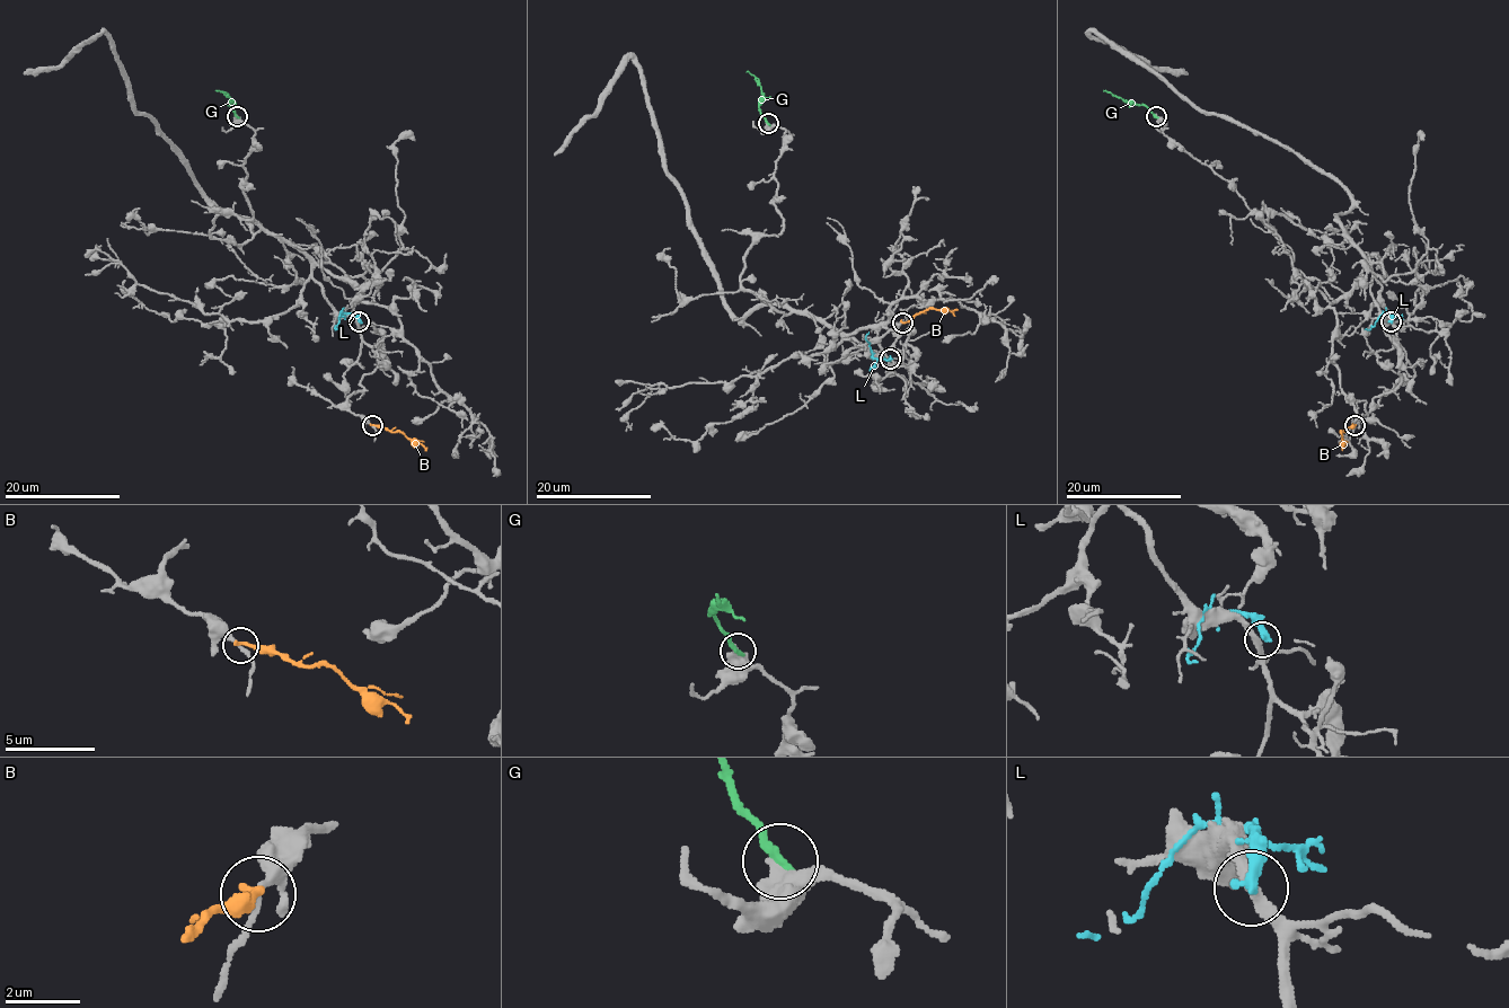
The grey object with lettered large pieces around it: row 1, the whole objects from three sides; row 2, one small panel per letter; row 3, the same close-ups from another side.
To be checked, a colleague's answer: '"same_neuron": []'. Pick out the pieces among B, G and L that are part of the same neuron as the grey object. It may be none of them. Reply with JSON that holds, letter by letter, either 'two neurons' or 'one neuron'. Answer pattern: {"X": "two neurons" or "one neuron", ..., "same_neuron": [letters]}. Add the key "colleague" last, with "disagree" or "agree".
{"B": "two neurons", "G": "two neurons", "L": "two neurons", "same_neuron": [], "colleague": "agree"}

